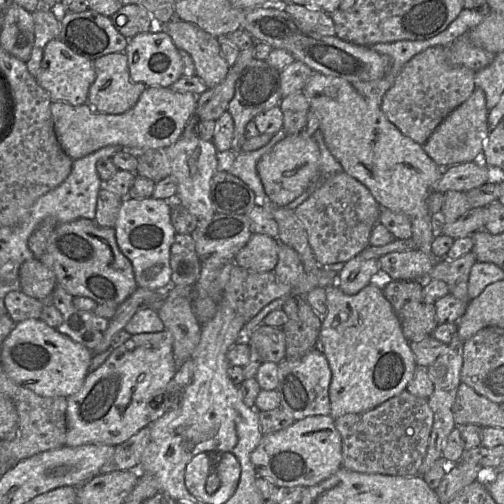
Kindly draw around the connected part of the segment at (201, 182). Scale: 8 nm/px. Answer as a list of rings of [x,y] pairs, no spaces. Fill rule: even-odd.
[[[198,135],[181,137],[165,149],[171,175],[177,181],[177,193],[173,201],[178,201],[198,220],[210,218],[215,213],[210,197],[211,181],[218,172],[217,148],[212,141],[201,139]]]

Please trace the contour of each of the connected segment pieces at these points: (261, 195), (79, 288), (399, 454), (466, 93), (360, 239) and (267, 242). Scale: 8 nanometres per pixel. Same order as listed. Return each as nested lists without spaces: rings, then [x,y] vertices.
[[[284,128],[280,129],[277,133],[271,136],[270,142],[253,151],[241,152],[236,157],[229,169],[229,173],[240,178],[245,184],[247,184],[255,193],[256,204],[263,206],[265,202],[268,202],[267,197],[261,179],[257,172],[257,163],[263,155],[268,153],[274,145],[282,140],[286,136]]]
[[[77,219],[58,225],[49,237],[46,250],[40,261],[55,274],[57,284],[70,295],[90,298],[98,305],[118,308],[138,287],[132,264],[122,254],[116,241],[114,229],[101,227],[94,220]]]
[[[404,390],[371,410],[345,414],[334,422],[342,438],[344,468],[360,473],[390,476],[419,475],[433,425],[433,412],[428,399]]]
[[[446,46],[430,47],[413,56],[403,66],[393,85],[384,94],[380,109],[402,134],[423,146],[441,122],[472,95],[476,89],[474,78],[473,70],[449,62]]]
[[[346,172],[328,179],[294,209],[303,224],[319,264],[346,263],[370,245],[370,235],[379,222],[381,206],[370,190]]]
[[[253,234],[234,258],[238,266],[255,272],[274,271],[277,262],[278,240],[264,234]]]

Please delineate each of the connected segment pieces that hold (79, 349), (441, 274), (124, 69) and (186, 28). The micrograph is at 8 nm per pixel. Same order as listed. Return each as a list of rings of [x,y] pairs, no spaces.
[[[41,319],[16,323],[1,348],[1,362],[6,374],[42,397],[68,398],[77,393],[90,372],[93,356],[87,347],[59,333]]]
[[[472,251],[456,260],[439,259],[428,275],[420,281],[441,280],[445,282],[450,294],[467,305],[470,301],[468,294],[469,273],[475,262],[476,259]]]
[[[125,52],[111,53],[93,60],[95,80],[88,102],[96,111],[123,114],[135,106],[146,86],[131,79]]]
[[[176,16],[169,22],[158,25],[161,25],[159,30],[167,33],[179,50],[184,50],[191,56],[195,65],[196,76],[198,76],[208,88],[217,86],[227,77],[230,66],[223,57],[219,40],[215,36],[195,24],[178,19]]]

